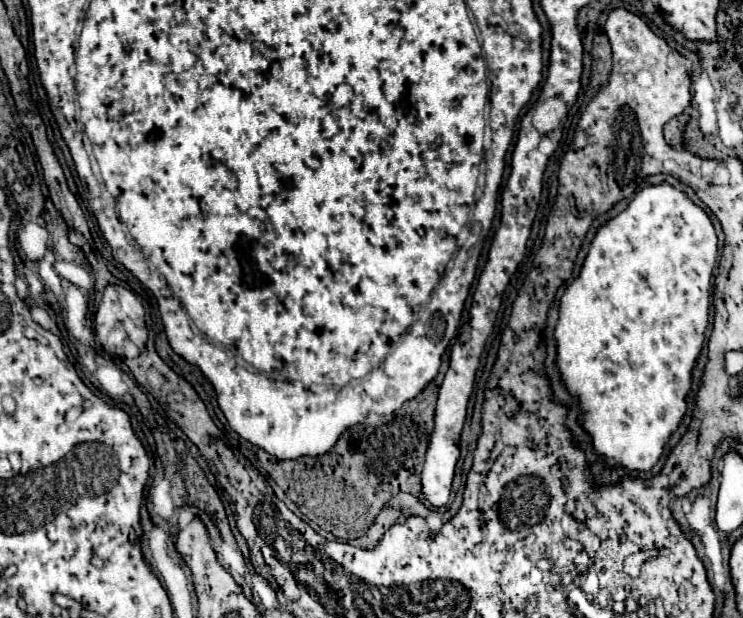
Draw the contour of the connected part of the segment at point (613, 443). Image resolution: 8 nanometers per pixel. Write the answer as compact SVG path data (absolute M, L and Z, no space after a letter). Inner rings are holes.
M655 185L655 187L645 187L643 191L637 193L637 197L629 203L629 207L619 213L615 219L609 223L601 225L589 255L581 267L579 279L575 279L565 295L561 297L561 307L559 307L559 325L555 329L555 339L557 339L557 365L563 375L563 383L569 387L571 393L579 397L579 405L583 409L583 421L587 431L593 437L595 451L601 453L611 467L623 465L631 471L649 471L657 459L661 457L663 445L669 439L671 431L677 429L681 417L685 415L685 395L689 393L691 387L691 369L695 365L695 359L701 351L703 339L705 339L705 329L709 321L709 289L711 289L711 273L715 267L717 259L717 235L713 231L711 219L703 209L699 209L695 203L687 199L685 193L679 193L671 185Z

